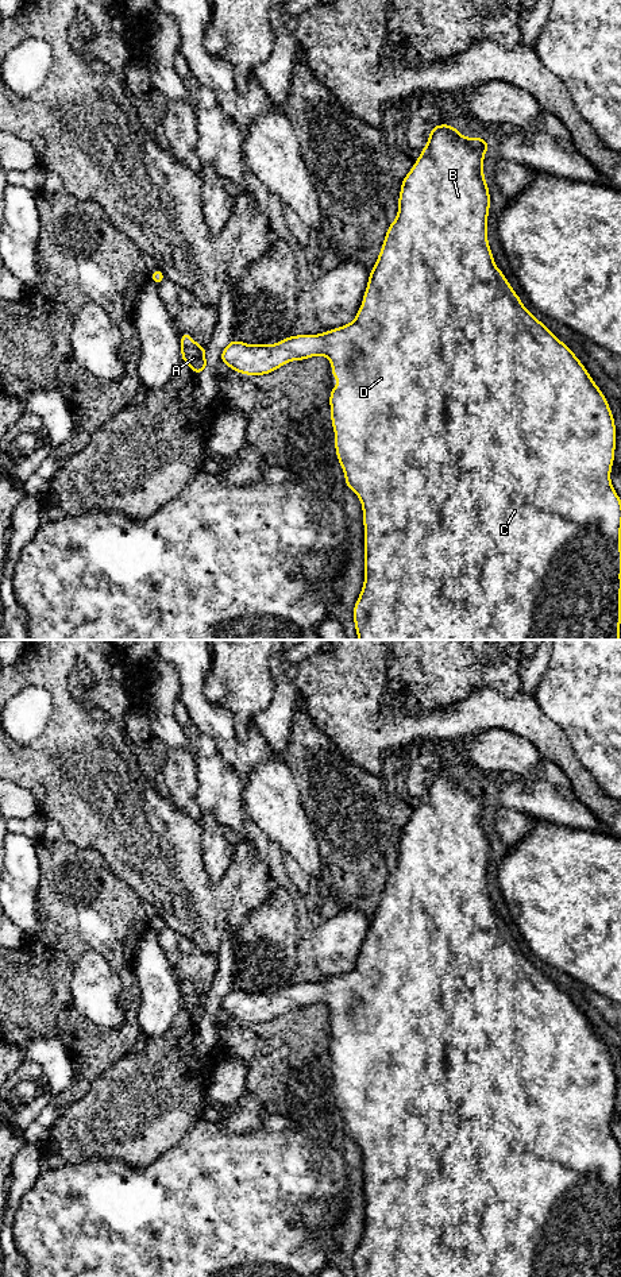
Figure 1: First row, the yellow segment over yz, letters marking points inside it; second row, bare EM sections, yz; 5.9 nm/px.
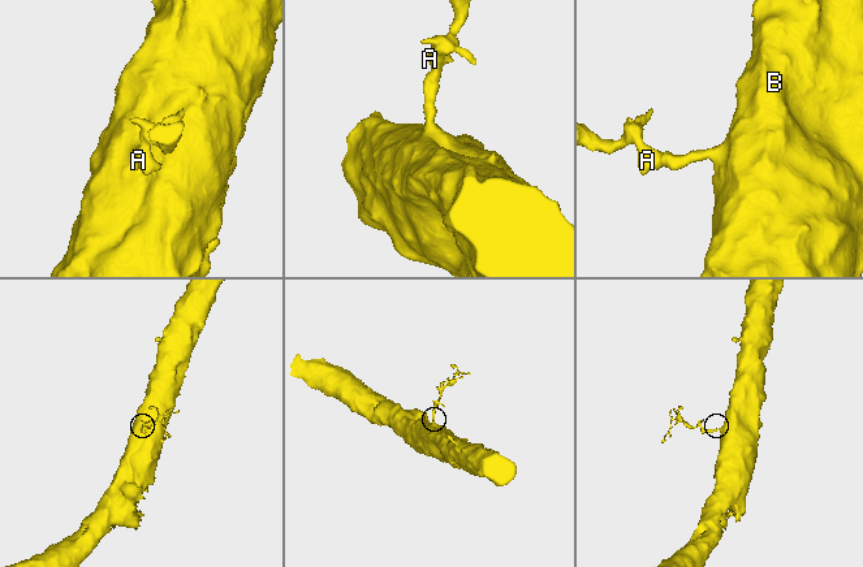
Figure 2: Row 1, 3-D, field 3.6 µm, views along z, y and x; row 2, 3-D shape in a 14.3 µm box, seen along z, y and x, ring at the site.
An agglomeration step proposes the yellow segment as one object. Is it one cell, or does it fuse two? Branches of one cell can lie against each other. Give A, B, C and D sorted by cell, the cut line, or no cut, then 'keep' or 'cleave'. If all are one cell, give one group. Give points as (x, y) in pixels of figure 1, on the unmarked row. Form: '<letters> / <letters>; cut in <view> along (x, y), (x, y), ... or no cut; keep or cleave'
A B C D; no cut; keep

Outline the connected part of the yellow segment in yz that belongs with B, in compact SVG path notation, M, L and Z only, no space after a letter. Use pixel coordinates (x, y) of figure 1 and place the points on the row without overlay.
M451 772L432 773L428 792L421 798L418 807L402 827L397 867L387 875L378 908L370 919L363 950L351 972L325 979L320 983L290 983L277 992L244 992L234 987L220 1002L220 1010L244 1023L265 1023L275 1019L289 1008L305 1008L316 1003L325 1003L332 1014L332 1026L343 1030L342 1034L332 1034L329 1053L331 1070L335 1077L335 1097L344 1119L346 1134L359 1145L363 1157L364 1231L352 1259L355 1277L620 1277L621 1274L621 1147L610 1130L616 1097L614 1065L605 1043L586 1015L559 985L526 958L504 921L495 915L487 890L487 864L491 852L489 834L483 823L483 805L487 798L490 795L485 786L472 784L467 787Z

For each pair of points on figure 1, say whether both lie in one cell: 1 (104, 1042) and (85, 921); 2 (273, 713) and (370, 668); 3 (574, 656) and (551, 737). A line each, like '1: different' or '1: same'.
1: same
2: different
3: different

